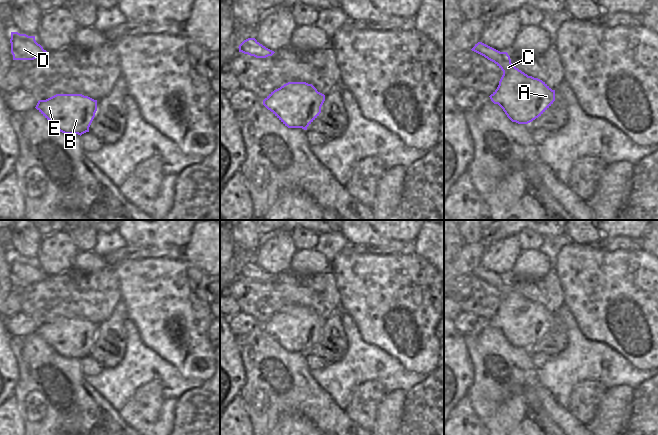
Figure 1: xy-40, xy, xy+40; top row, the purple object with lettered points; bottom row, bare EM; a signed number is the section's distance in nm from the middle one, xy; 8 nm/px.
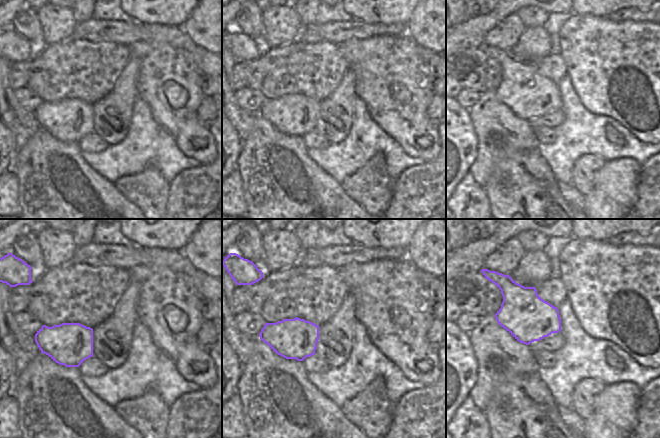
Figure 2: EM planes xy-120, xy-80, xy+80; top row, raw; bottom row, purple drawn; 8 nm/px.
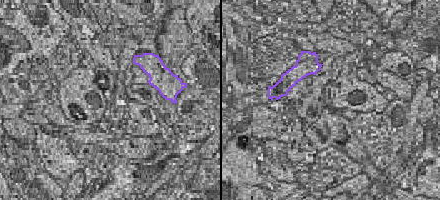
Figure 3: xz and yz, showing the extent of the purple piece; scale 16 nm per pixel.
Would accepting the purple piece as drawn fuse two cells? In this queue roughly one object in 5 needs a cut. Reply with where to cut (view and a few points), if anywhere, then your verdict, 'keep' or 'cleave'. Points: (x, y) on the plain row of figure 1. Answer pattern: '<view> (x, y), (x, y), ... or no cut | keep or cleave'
no cut | keep

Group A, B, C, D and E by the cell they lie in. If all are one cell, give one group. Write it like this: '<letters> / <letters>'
A B C D E

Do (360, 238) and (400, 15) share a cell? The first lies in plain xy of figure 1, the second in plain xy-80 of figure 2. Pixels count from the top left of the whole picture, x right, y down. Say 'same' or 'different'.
same

